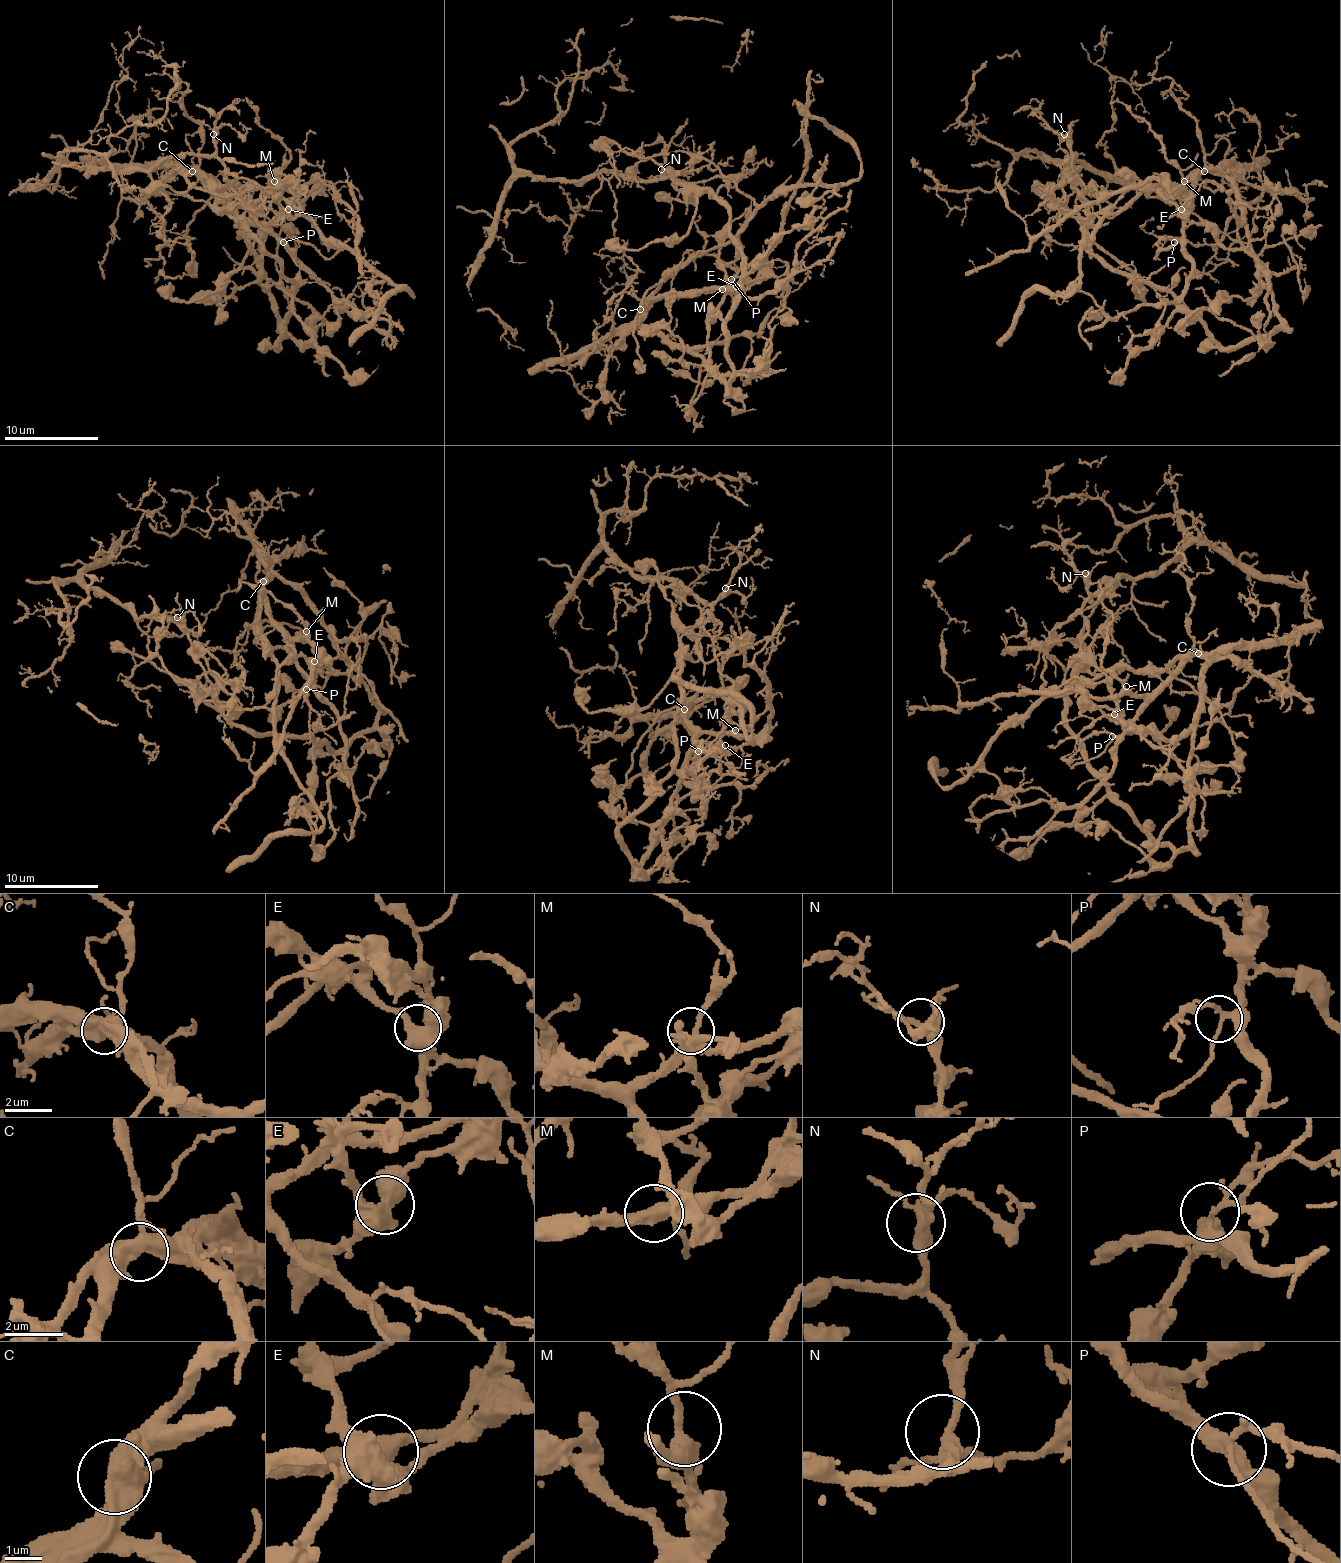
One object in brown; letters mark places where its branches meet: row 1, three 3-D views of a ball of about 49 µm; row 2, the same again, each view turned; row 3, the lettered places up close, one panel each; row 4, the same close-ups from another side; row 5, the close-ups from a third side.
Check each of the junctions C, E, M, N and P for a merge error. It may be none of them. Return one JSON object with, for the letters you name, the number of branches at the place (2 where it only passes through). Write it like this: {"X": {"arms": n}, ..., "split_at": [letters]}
{"C": {"arms": 4}, "split_at": ["C"]}

